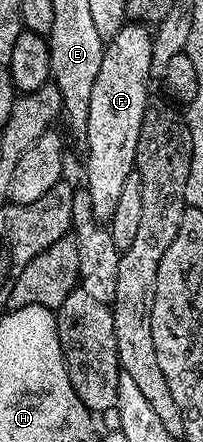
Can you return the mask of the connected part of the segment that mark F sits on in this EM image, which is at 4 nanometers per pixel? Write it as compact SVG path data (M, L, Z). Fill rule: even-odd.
M128 22L121 30L117 30L114 38L106 41L101 66L97 69L97 79L93 82L93 95L89 98L89 118L87 119L87 184L85 191L93 202L93 214L100 222L110 222L113 218L121 190L129 176L136 173L137 138L141 138L141 122L145 118L145 106L149 99L147 87L153 84L151 79L151 59L153 46L150 27L138 22Z

